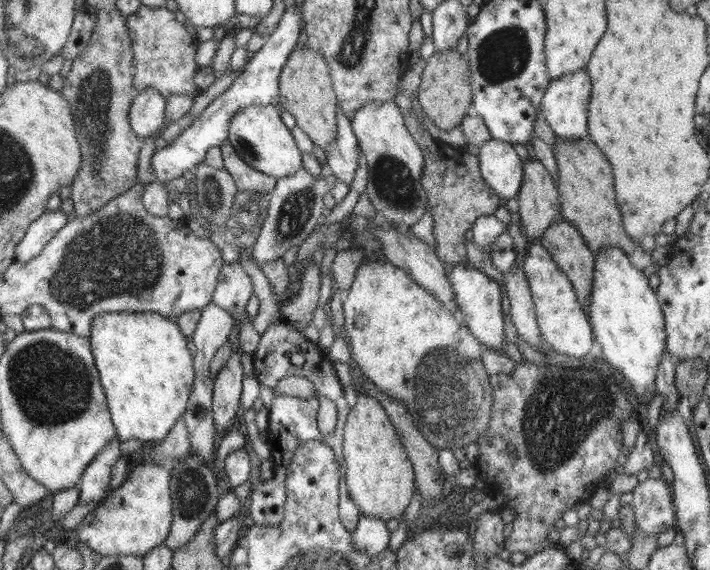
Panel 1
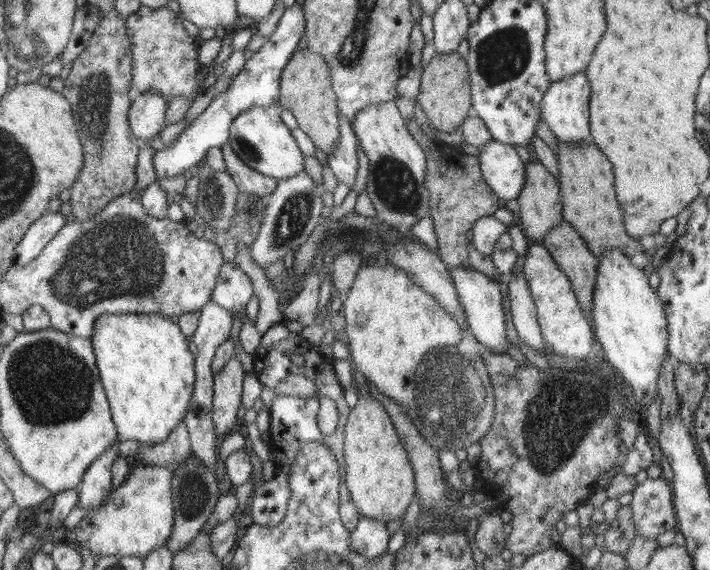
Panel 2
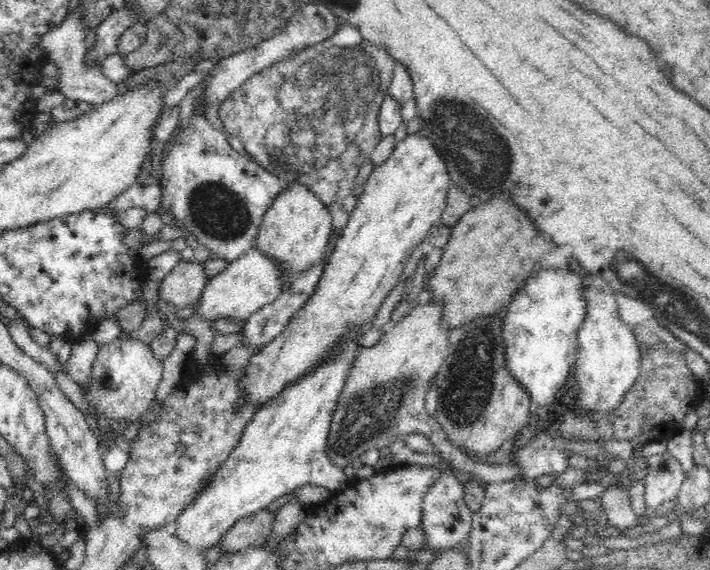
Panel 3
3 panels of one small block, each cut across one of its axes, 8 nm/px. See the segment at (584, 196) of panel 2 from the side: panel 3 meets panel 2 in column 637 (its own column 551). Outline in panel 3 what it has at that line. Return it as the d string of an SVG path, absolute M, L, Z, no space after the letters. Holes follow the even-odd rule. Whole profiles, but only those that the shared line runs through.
M495 193L487 203L466 212L451 229L444 253L423 288L429 293L430 304L445 306L444 321L450 330L508 308L523 280L532 276L540 260L557 247L504 193Z

